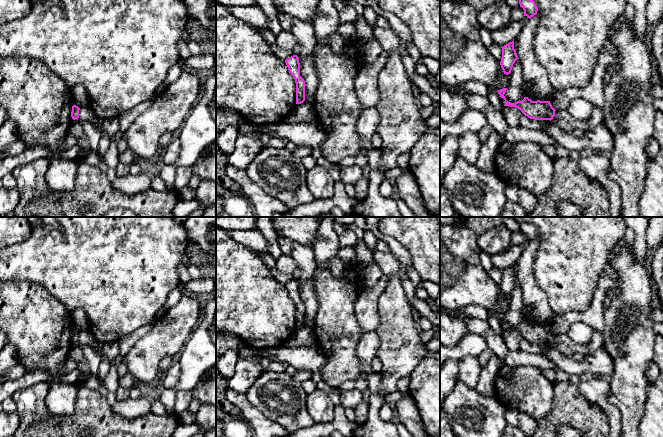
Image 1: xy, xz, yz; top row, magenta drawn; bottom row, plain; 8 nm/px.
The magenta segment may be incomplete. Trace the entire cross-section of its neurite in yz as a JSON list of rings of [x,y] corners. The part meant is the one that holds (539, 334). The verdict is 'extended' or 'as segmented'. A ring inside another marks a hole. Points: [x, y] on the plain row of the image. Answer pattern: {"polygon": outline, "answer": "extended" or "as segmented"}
{"polygon": [[[524,321],[522,325],[511,327],[506,325],[504,330],[516,331],[530,343],[535,344],[552,344],[555,340],[555,333],[550,325],[532,325],[528,321]]], "answer": "as segmented"}

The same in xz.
{"polygon": [[[293,279],[285,284],[290,298],[294,301],[296,307],[296,328],[305,325],[305,305],[300,300],[300,287],[297,279]]], "answer": "as segmented"}

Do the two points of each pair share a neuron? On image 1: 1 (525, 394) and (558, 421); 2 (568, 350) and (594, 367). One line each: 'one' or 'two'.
1: two
2: two

